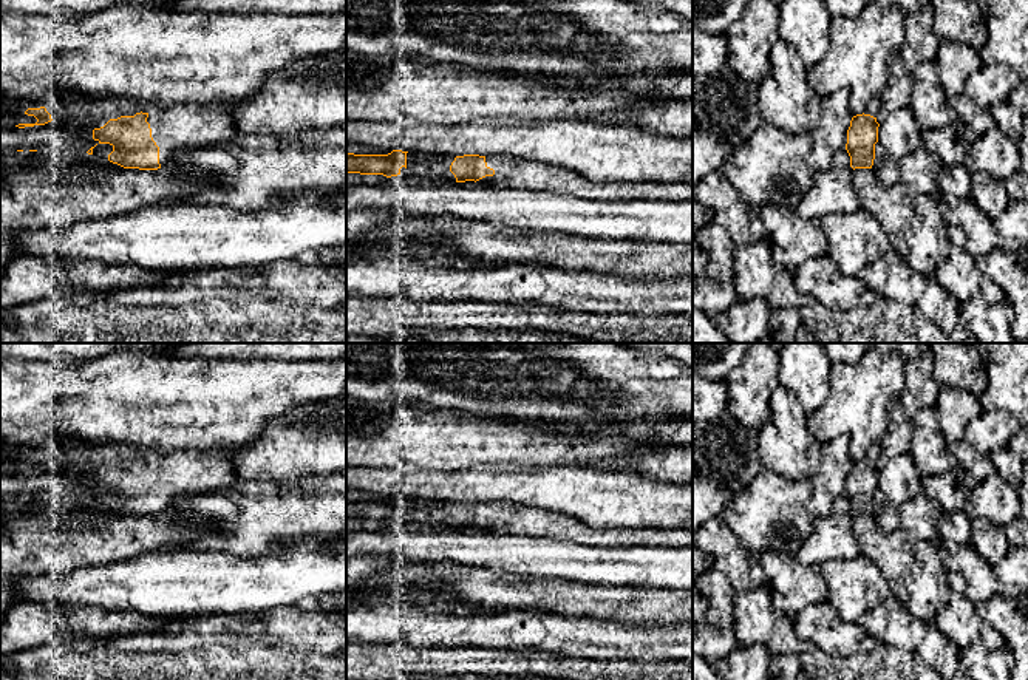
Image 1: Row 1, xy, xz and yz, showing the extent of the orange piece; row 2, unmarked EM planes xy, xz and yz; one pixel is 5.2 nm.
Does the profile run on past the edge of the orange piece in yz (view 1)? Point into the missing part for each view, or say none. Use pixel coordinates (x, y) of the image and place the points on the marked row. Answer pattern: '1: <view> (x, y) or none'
1: yz (872, 108)

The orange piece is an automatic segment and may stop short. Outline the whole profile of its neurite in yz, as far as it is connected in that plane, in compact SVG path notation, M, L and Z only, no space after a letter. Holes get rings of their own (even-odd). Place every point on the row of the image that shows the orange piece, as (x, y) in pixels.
M873 97L863 114L856 114L850 121L847 130L846 150L850 156L850 167L872 168L875 159L875 144L878 142L877 114L880 110L880 97Z

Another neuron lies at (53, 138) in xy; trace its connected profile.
M60 121L25 128L0 128L0 151L37 150L59 155L85 145L87 141L70 131Z

